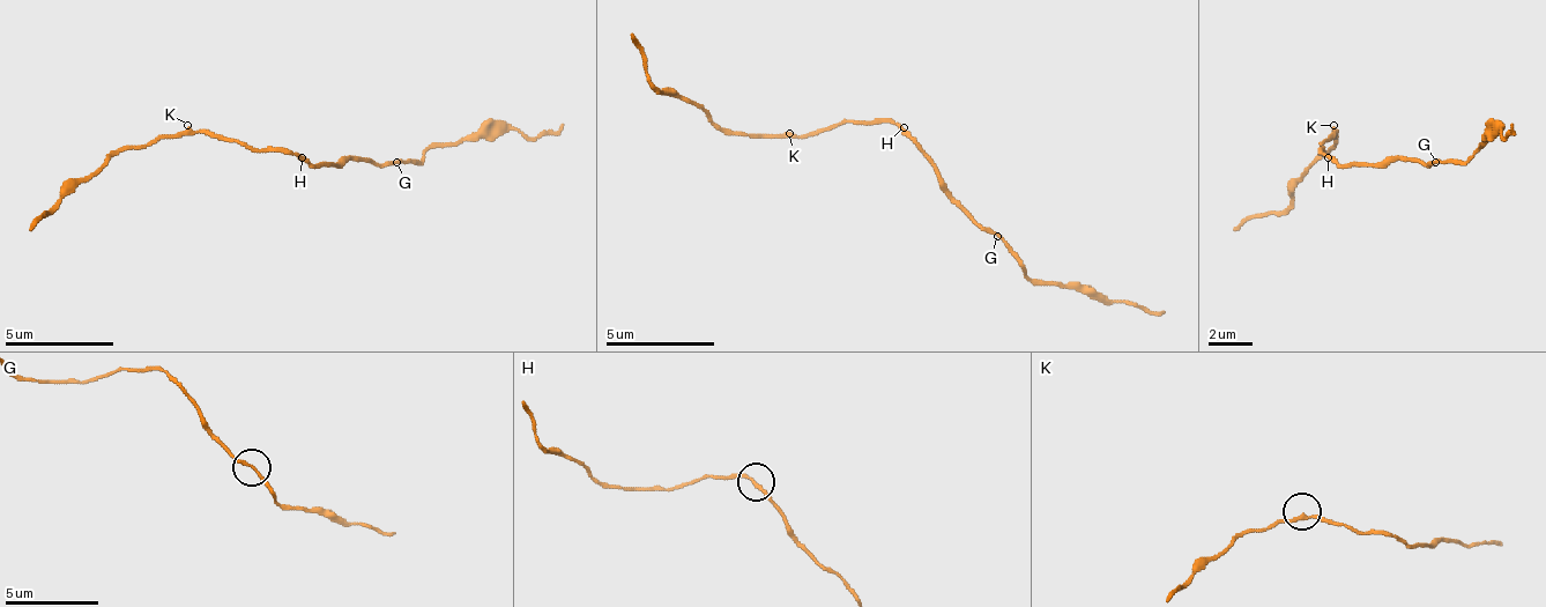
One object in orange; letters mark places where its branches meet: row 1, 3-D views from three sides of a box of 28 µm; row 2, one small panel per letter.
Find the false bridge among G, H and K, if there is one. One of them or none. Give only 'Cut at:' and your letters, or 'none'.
Cut at: none

